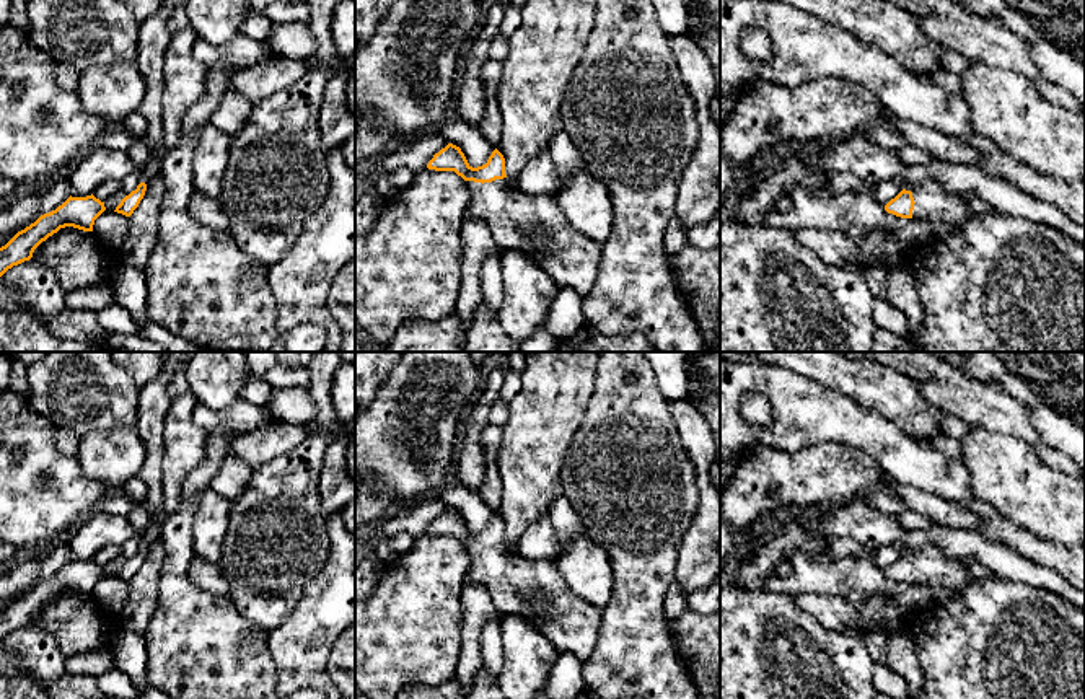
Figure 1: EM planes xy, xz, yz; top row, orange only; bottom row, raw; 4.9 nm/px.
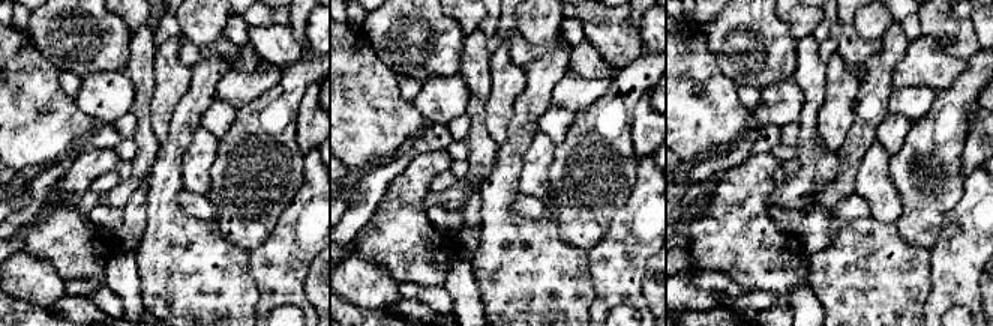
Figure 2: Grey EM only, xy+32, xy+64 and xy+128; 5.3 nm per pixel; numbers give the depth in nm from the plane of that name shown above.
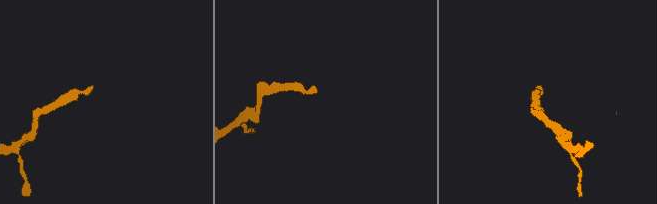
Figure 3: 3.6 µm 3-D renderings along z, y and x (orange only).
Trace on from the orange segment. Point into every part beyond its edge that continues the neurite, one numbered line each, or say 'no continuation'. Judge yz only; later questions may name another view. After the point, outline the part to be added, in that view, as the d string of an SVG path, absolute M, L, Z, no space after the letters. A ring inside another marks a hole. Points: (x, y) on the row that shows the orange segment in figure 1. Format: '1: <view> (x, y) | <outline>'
1: yz (934, 202) | M925 179L912 191L912 218L925 218L950 225L955 231L973 220L968 215L968 205L963 194L948 192L938 181Z

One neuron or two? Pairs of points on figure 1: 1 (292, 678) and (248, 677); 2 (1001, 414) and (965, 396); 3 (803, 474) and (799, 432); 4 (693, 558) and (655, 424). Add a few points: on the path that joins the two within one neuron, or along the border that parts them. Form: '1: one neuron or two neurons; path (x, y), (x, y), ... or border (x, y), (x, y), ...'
1: two neurons; border (267, 642), (279, 681)
2: one neuron; path (992, 408), (973, 401)
3: two neurons; border (838, 440), (795, 450), (761, 448)
4: two neurons; border (699, 494), (696, 512), (678, 546), (675, 566)

